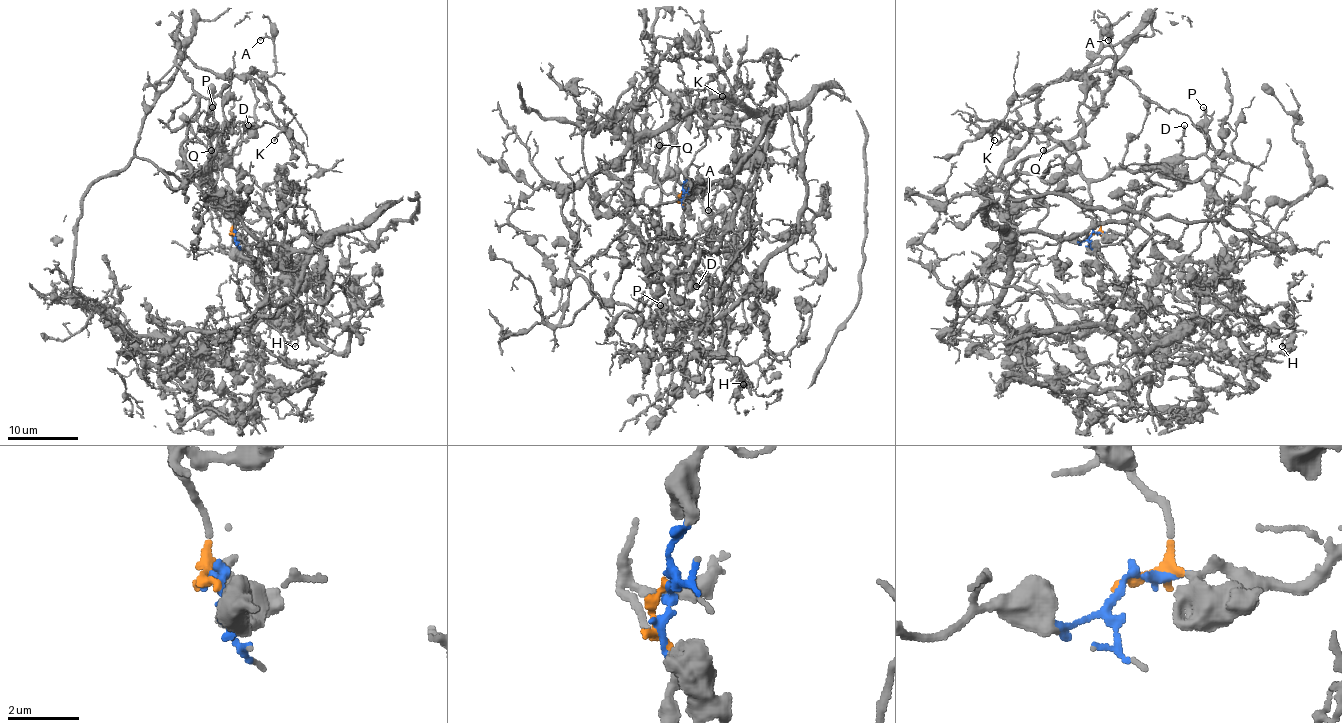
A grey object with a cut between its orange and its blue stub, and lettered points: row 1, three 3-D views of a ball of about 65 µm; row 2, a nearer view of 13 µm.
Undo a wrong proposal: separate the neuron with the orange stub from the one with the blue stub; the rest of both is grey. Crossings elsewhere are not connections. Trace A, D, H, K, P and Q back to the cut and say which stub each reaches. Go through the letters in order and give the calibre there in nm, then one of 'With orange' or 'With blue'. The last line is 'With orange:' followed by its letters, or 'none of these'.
A: Thickness 140 nm. With orange
D: Thickness 160 nm. With orange
H: Thickness 140 nm. With blue
K: Thickness 200 nm. With orange
P: Thickness 130 nm. With orange
Q: Thickness 200 nm. With orange
With orange: A, D, K, P, Q

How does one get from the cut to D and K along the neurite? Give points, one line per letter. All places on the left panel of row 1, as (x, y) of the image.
D: (235, 235), (224, 203), (215, 194), (210, 170), (242, 140), (249, 126)
K: (235, 235), (215, 194), (210, 159), (224, 133), (238, 122), (278, 128), (273, 140)

